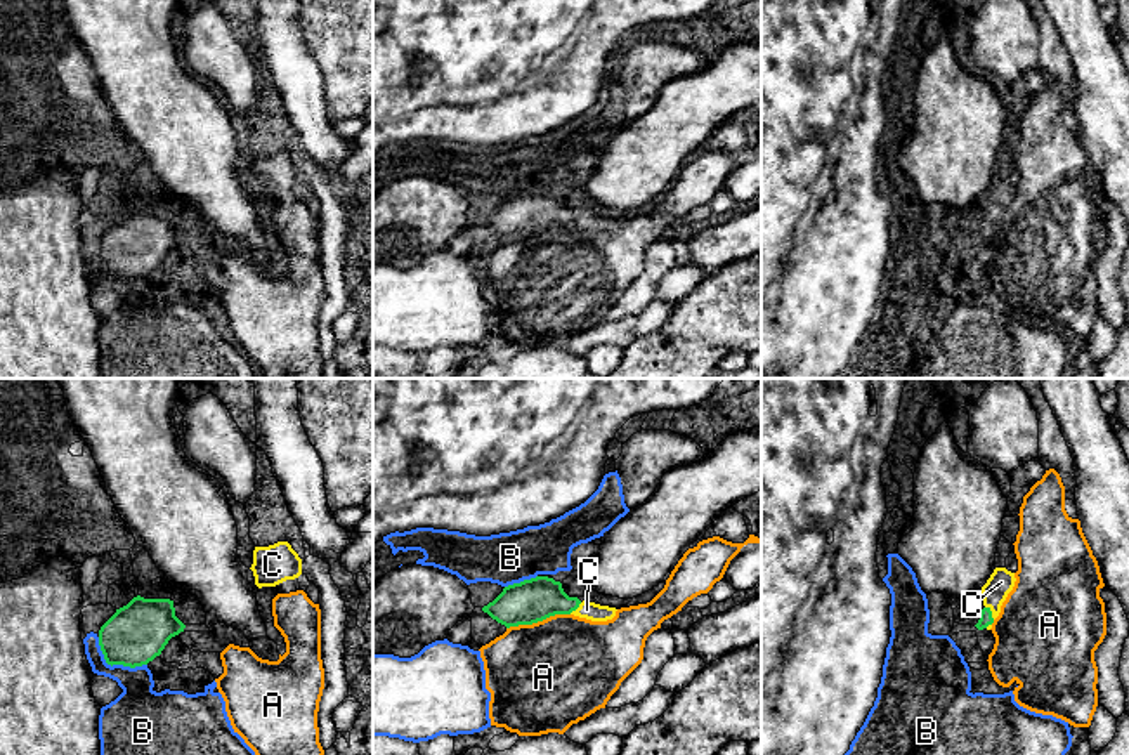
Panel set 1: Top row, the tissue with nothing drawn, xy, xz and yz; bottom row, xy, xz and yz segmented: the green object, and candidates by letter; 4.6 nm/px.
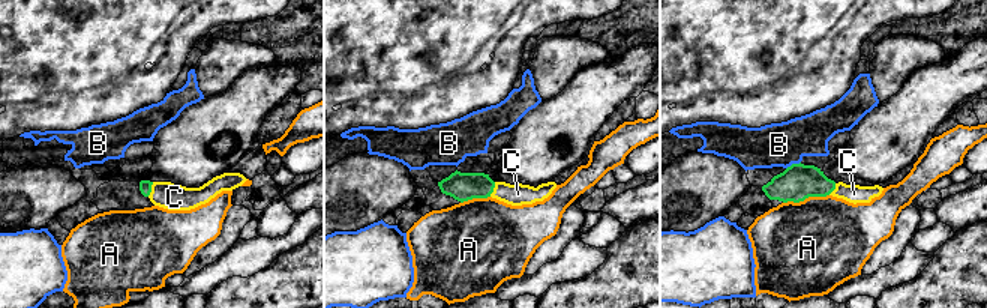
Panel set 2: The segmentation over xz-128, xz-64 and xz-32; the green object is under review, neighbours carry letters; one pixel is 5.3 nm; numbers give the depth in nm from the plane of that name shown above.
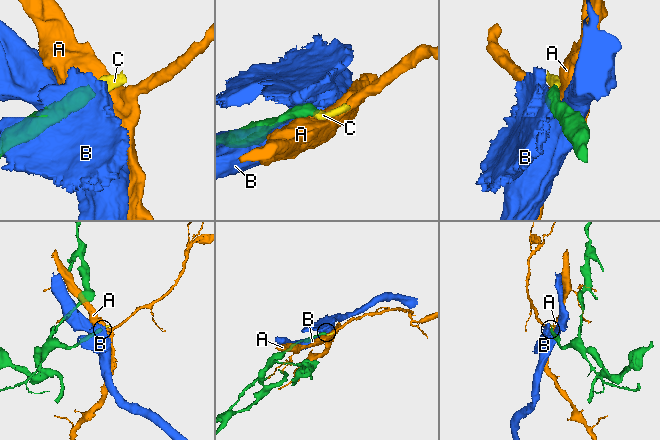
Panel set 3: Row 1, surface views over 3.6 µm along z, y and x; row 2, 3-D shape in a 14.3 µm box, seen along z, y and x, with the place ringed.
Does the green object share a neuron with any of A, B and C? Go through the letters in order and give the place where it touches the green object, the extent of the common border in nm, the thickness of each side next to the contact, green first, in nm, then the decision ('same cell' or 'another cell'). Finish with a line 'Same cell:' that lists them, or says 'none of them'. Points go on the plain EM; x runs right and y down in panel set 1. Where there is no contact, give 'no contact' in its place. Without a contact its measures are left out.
A: contact xz (538, 231); length 300 nm; calibres 200 and 480 nm; another cell
B: contact xy (115, 275); length 260 nm; calibres 280 and 240 nm; another cell
C: contact yz (991, 224); length 80 nm; calibres 60 and 120 nm; same cell
Same cell: C

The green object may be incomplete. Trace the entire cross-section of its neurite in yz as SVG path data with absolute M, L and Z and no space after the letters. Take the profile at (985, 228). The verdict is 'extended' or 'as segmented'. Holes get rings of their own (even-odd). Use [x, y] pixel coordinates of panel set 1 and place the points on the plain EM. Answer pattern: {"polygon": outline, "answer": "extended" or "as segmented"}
{"polygon": "M995 179L987 194L982 198L983 220L980 224L980 231L975 236L978 241L990 241L994 231L1001 224L1001 217L1006 212L1008 205L1015 198L1015 184L1006 179Z", "answer": "extended"}

